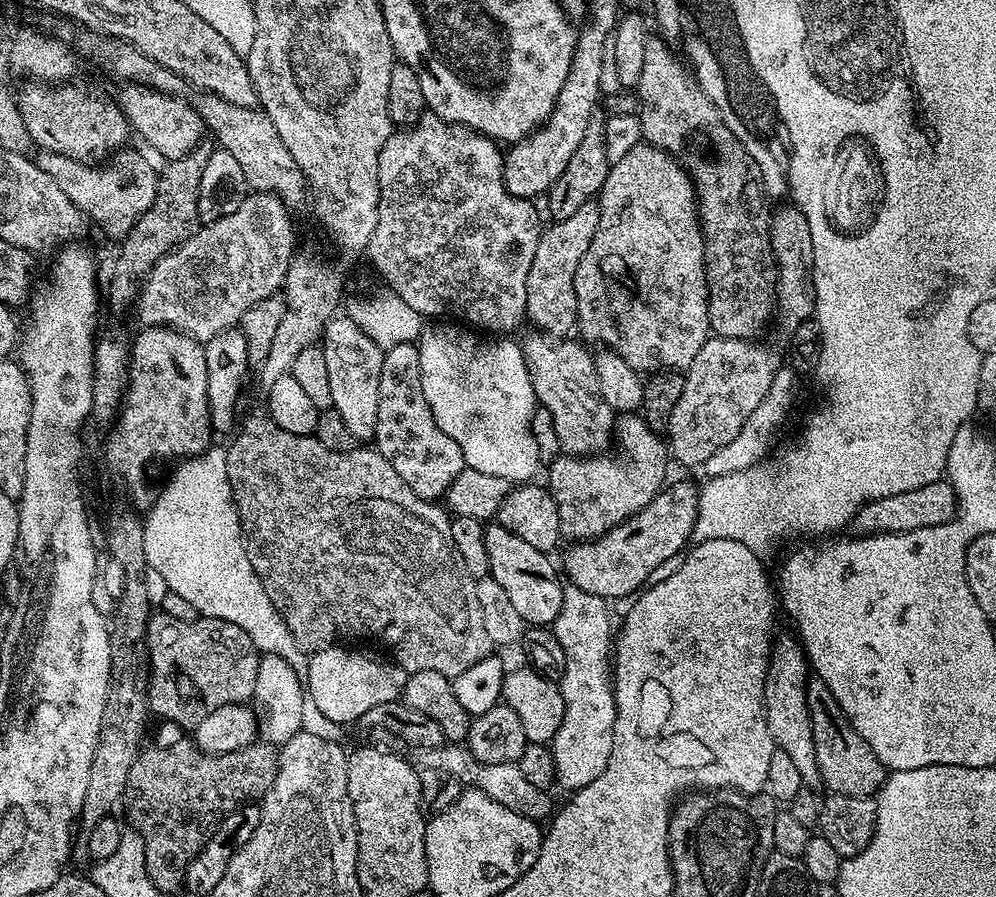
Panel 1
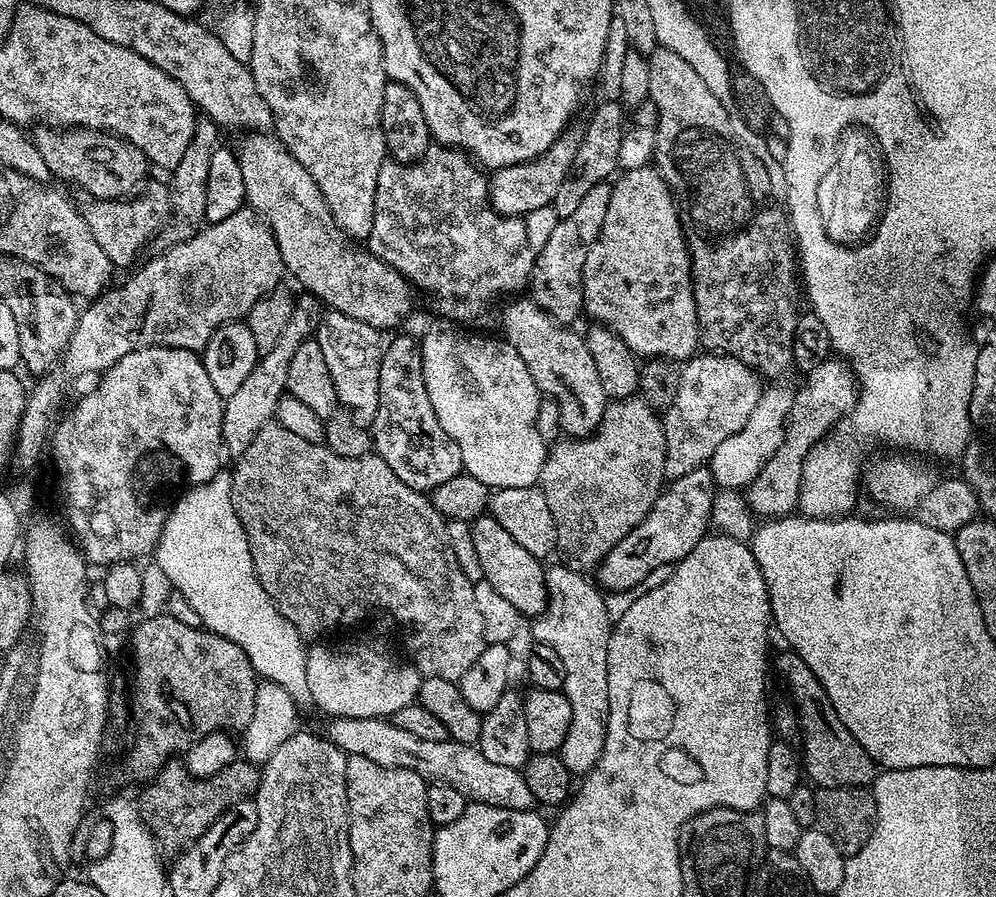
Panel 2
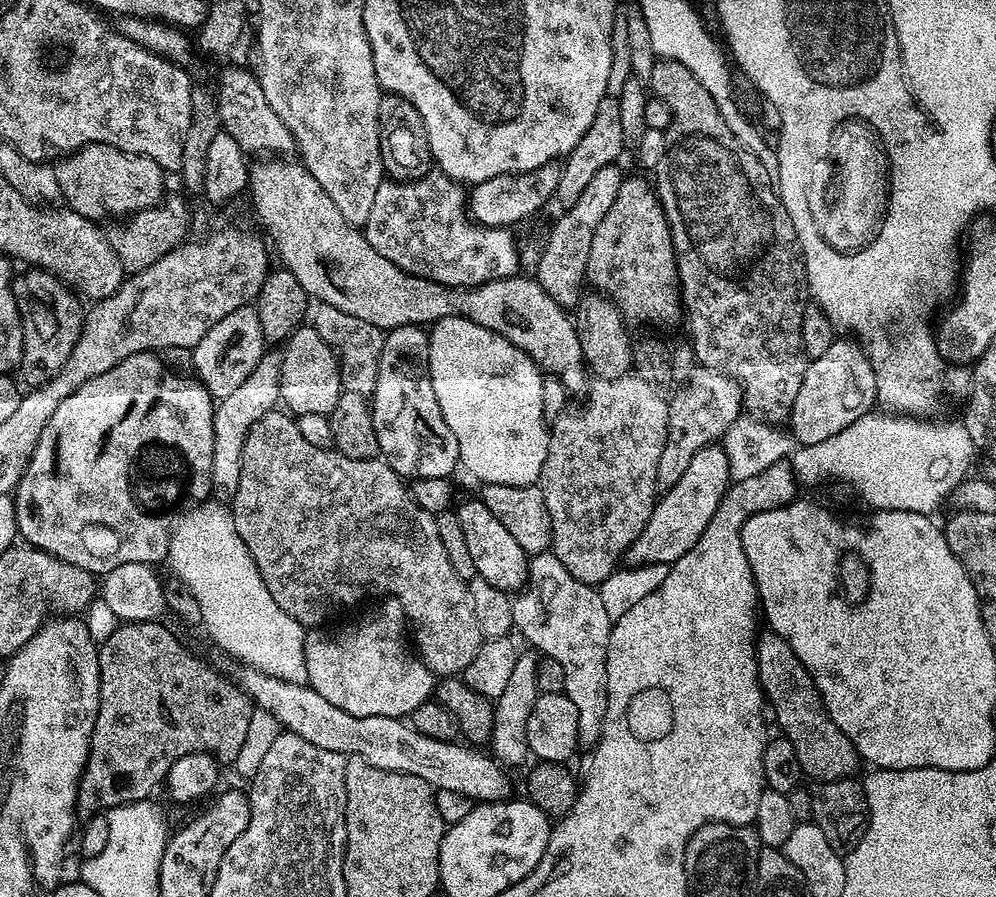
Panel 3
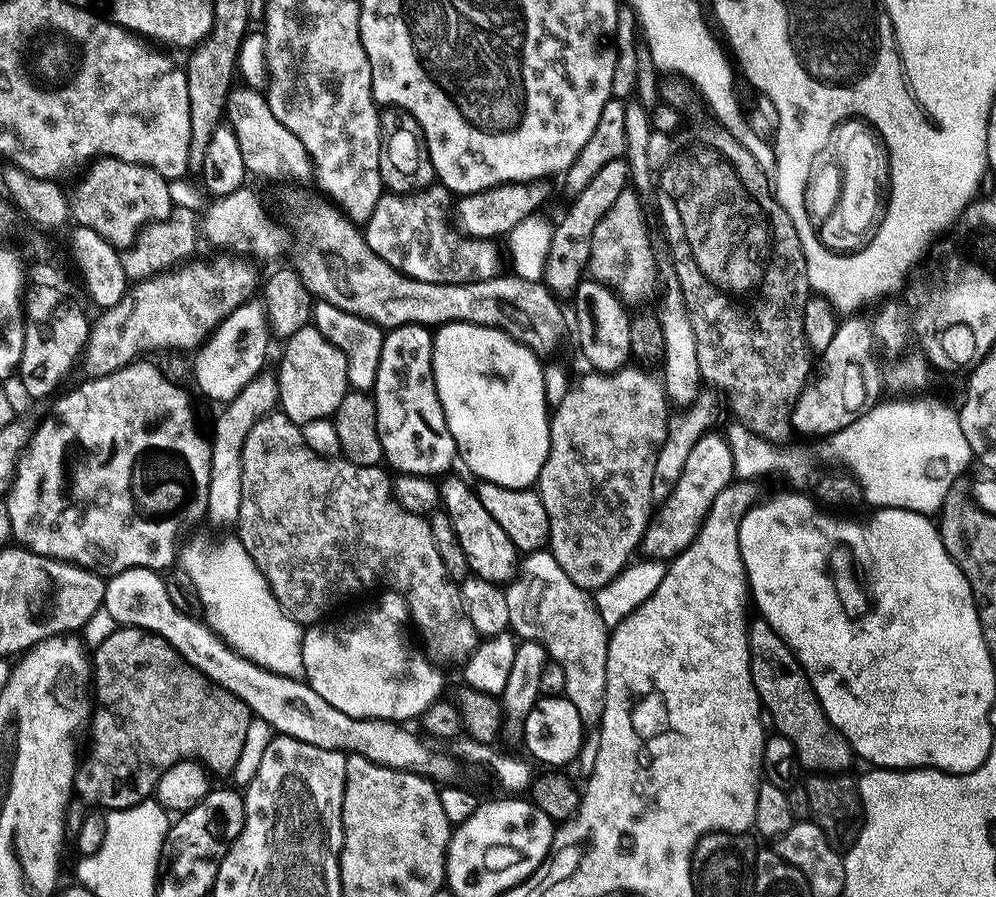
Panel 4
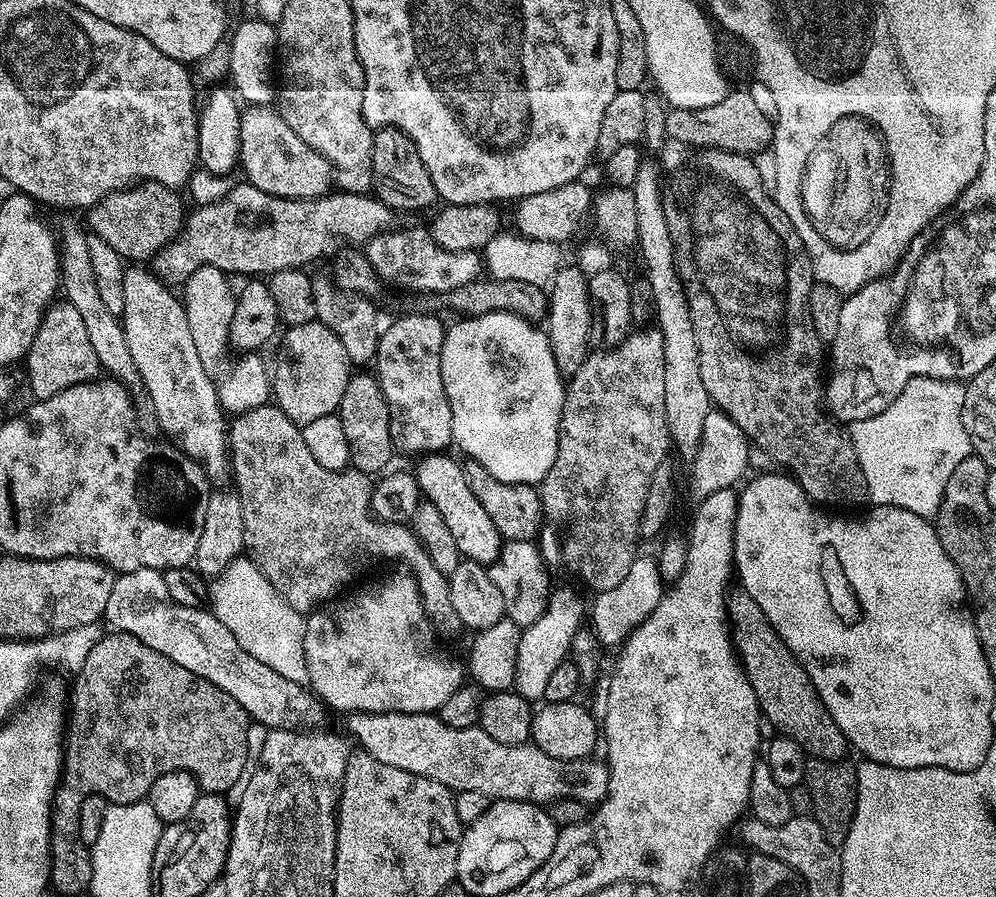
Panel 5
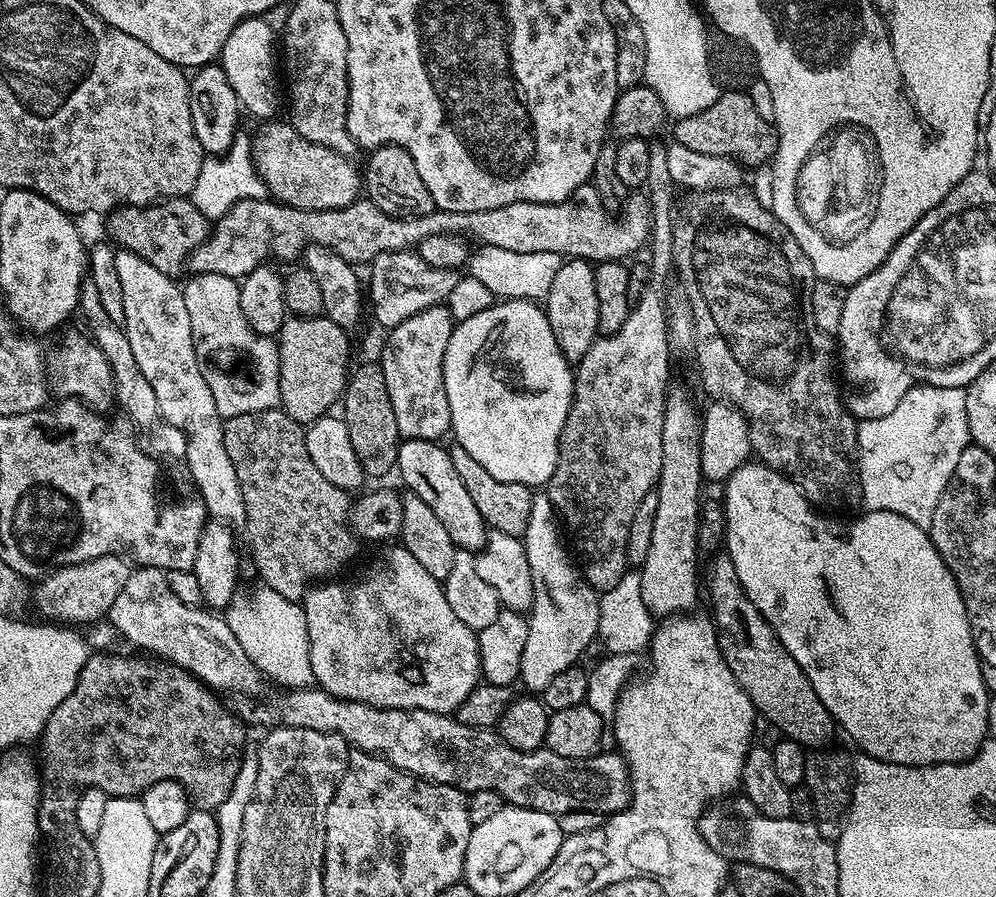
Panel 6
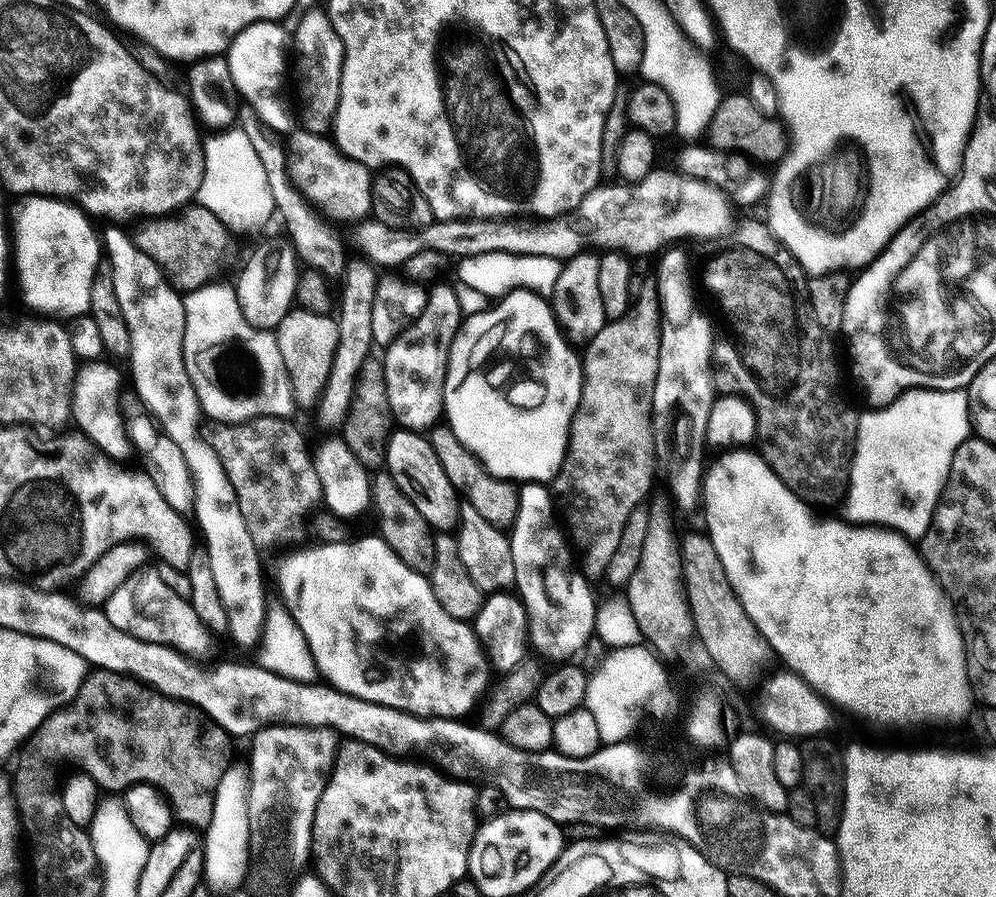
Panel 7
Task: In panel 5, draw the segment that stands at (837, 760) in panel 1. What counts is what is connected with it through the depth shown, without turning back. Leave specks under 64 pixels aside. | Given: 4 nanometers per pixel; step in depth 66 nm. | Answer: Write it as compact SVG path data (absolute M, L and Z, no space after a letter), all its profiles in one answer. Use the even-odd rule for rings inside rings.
M743 590L729 591L726 597L726 619L736 649L740 667L760 704L763 719L776 727L775 731L786 738L794 738L802 746L805 756L814 760L844 760L850 752L848 739L838 730L834 718L826 710L822 698L814 690L804 667L782 642L782 638L770 626L766 614Z

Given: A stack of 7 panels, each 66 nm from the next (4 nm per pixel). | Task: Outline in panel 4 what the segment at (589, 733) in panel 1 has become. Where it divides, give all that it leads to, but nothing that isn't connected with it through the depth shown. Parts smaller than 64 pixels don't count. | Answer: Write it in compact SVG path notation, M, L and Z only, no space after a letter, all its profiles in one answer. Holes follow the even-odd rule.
M548 550L527 553L519 561L516 574L504 588L504 593L510 613L509 629L521 641L534 640L544 645L547 655L558 666L562 666L566 673L564 695L570 702L574 702L582 722L585 726L599 725L602 710L606 706L606 654L610 629L602 622L602 614L598 614L595 599L585 589L570 582L570 578L566 578L566 570L558 566L558 562Z

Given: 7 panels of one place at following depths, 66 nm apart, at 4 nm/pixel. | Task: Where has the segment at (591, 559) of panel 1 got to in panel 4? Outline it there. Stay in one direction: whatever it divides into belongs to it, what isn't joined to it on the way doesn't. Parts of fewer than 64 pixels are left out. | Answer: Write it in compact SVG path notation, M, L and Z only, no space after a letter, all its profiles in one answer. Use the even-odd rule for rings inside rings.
M711 430L705 431L698 442L694 442L690 454L686 454L686 466L682 466L682 474L678 474L676 483L672 485L670 498L662 501L654 519L644 531L643 555L665 562L680 556L682 550L686 550L686 546L694 542L714 498L718 498L719 492L726 490L726 486L732 483L735 476L734 454L728 444L727 435L720 433L719 436Z

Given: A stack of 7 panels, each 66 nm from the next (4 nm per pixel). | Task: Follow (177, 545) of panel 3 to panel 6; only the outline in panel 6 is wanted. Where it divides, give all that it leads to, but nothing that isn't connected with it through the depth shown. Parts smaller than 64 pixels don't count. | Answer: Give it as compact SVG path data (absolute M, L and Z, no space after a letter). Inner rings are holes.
M261 583L249 596L233 599L226 609L226 619L234 638L246 650L250 662L281 689L311 688L314 681L310 666L310 646L303 607L297 601L282 598L278 590Z

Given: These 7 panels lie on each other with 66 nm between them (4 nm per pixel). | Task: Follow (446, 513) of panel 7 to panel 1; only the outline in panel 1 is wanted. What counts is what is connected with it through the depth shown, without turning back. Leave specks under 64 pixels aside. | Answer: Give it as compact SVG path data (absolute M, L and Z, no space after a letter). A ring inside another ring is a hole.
M495 522L485 527L484 541L486 554L490 558L490 578L498 582L502 590L506 590L511 604L517 608L518 614L522 614L525 625L552 625L562 610L565 587L562 585L562 576L557 565L555 568L548 561L551 560L549 553L534 550L534 546L522 542L518 534L510 534L510 530Z

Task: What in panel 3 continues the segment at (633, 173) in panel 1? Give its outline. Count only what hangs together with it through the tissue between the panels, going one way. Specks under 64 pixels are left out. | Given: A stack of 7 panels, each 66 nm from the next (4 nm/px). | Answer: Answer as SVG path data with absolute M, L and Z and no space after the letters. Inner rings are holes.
M626 178L622 182L622 190L618 190L618 198L614 198L614 206L610 206L610 210L606 210L606 218L602 218L602 222L598 222L598 230L594 230L594 242L590 242L590 258L588 259L586 280L601 296L611 300L612 303L616 305L616 309L618 309L625 321L631 322L633 325L635 325L634 323L668 324L679 314L679 312L681 315L682 301L680 298L680 278L677 275L676 251L672 245L672 232L668 228L668 219L664 213L663 206L660 205L660 198L656 195L653 185L649 183L649 181L647 184L644 180L632 180L632 178Z

